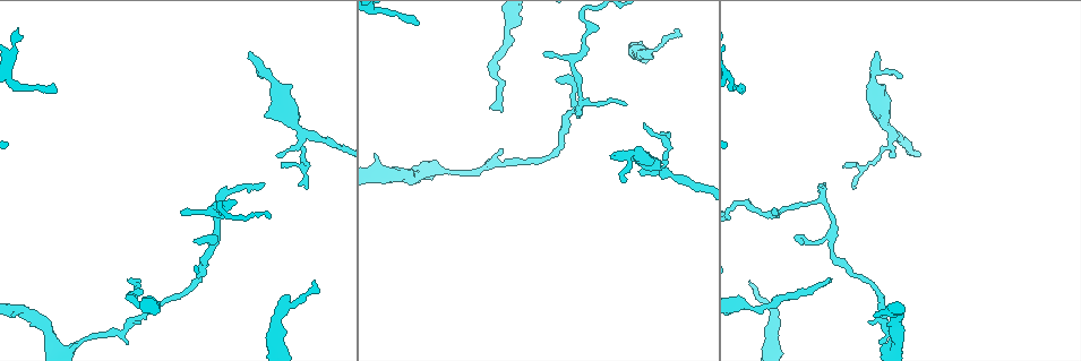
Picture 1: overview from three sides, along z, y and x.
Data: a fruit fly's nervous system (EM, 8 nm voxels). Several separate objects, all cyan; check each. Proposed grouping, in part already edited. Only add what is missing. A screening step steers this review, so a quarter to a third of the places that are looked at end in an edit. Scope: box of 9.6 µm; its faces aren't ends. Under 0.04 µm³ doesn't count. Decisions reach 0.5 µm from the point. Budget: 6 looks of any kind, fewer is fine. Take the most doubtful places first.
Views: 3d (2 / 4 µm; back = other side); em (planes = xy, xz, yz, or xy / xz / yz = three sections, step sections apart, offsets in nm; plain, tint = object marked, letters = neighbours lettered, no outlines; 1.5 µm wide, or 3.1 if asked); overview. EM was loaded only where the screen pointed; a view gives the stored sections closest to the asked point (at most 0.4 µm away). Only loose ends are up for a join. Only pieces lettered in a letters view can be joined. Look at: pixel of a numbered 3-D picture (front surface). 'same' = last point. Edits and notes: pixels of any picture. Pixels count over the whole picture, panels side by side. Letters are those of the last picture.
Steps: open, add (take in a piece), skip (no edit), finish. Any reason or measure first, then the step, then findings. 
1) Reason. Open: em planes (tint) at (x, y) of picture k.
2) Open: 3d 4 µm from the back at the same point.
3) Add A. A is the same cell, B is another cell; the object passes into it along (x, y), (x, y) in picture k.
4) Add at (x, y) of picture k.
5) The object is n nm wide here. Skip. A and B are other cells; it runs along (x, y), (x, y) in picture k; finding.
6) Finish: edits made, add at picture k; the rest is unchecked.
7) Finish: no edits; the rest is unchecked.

End of a long branch. Open: em planes (letters) at (827, 277) of picture 1.

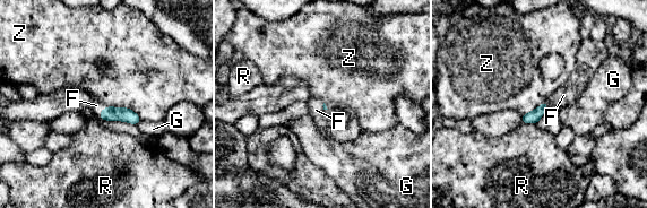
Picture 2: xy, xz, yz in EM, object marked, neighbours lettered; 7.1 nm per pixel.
Add F. F is the same cell, G, R and Z are other cells; the object passes into it along (109, 113), (102, 111), (96, 105) in picture 2; the cell continues.

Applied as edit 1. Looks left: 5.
Open: overview.

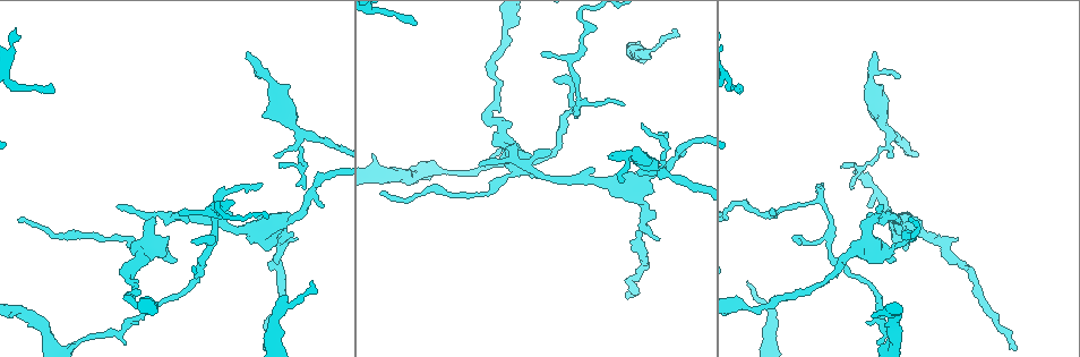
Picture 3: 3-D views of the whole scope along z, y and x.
Branch stops here. Open: em xy step 4 (letters) at (590, 169) of picture 3.

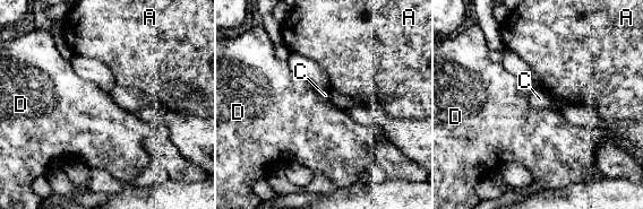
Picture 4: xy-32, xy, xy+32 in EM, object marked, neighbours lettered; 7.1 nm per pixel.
Cut it another way. Open: em planes (letters) at the same point.

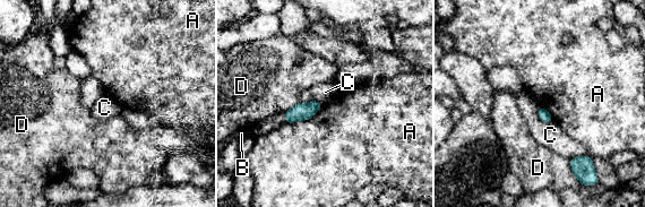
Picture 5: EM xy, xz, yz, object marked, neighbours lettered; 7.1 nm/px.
Skip. A, B, C and D are other cells; no lettered piece goes on from it.

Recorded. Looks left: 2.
Tapers out. Open: em planes (letters) at (17, 220) of picture 3.

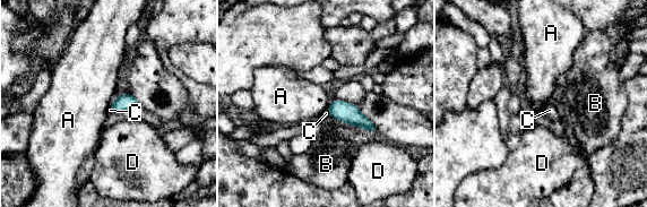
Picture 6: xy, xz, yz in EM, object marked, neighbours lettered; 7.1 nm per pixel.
The longest contact is with B, 220 nm. Add C. C is the same cell, A, B and D are other cells; the object passes into it along (348, 113), (329, 112), (326, 113) in picture 6; the cell continues.

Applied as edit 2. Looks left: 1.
Finish: edits made, add at picture 2, add at picture 6; the rest is unchecked.

